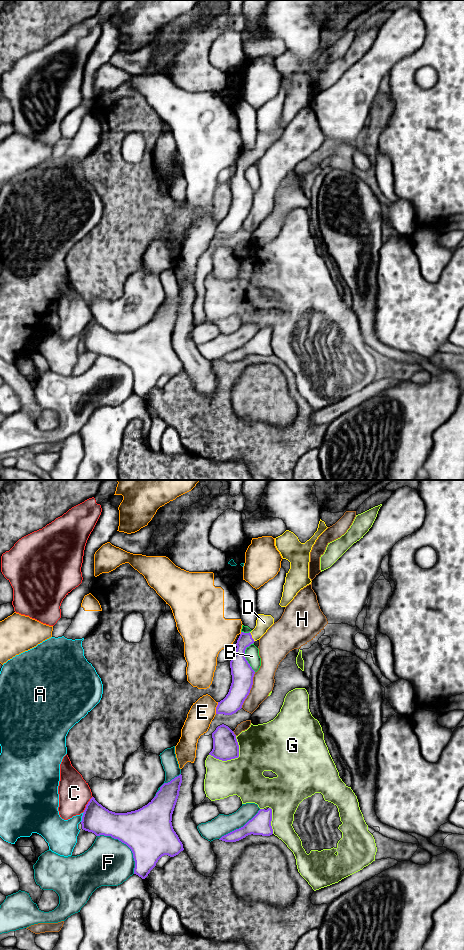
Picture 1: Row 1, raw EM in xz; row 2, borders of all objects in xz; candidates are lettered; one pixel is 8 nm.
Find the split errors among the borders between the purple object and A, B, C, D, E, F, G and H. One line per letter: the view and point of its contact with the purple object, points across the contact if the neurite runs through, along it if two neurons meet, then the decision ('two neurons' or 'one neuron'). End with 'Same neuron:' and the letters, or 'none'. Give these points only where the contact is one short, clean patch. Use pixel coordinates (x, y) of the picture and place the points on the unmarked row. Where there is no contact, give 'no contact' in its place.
A: meets purple in xz at (82, 337); two neurons
B: meets purple in xz at (244, 176); two neurons
C: meets purple in xz at (87, 324); two neurons
D: meets purple in xz at (251, 157); runs through xz (239, 185), (240, 169), (251, 157), (264, 142); one neuron
E: meets purple in xz at (216, 228); two neurons
F: meets purple in xz at (126, 364); two neurons
G: meets purple in xz at (233, 278); two neurons
H: meets purple in xz at (250, 209); two neurons
Same neuron: D

